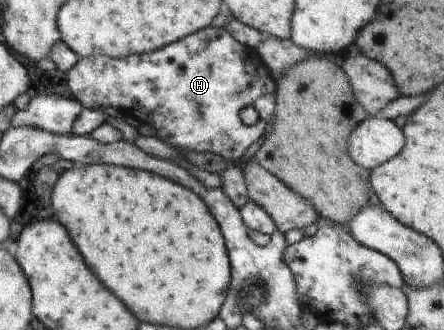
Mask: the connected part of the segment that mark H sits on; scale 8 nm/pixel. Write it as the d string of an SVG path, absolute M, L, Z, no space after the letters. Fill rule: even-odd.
M203 28L168 46L127 57L79 57L67 71L67 85L86 109L112 107L134 115L137 123L148 124L157 131L158 138L177 149L211 152L229 162L237 162L248 148L263 137L267 123L276 108L276 84L266 66L260 61L256 48L237 42L225 28ZM252 106L260 115L259 122L249 127L241 121L241 109Z

